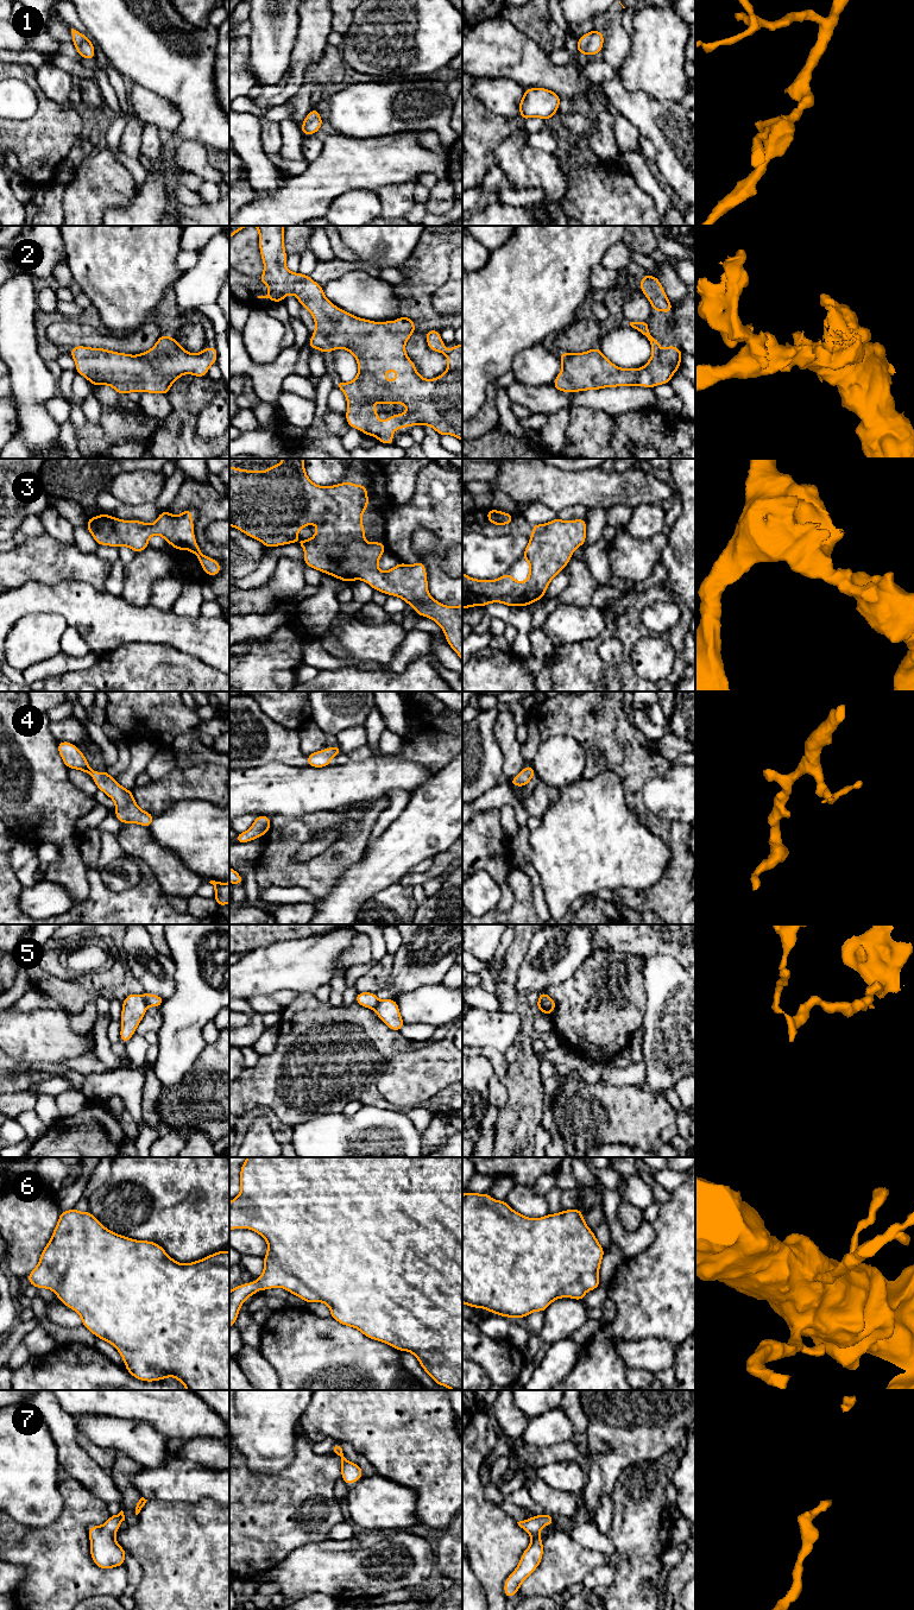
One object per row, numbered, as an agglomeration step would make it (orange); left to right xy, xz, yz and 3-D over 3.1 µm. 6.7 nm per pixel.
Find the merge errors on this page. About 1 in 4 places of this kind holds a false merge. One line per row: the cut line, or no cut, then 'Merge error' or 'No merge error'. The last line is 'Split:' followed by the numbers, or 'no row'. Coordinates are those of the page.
1: No split. No merge error
2: No split. No merge error
3: No split. No merge error
4: No split. No merge error
5: Split along xy (142, 995), (146, 1005). Merge error
6: No split. No merge error
7: No split. No merge error
Split: 5

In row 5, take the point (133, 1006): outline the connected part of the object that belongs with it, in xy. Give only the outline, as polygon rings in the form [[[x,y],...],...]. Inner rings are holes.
[[[130,993],[122,1002],[120,1021],[120,1041],[127,1043],[137,1030],[146,1012],[146,1003],[143,995]]]

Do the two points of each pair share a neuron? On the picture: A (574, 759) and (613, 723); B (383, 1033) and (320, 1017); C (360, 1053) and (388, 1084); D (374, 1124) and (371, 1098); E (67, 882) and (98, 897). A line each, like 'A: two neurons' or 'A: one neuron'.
A: two neurons
B: one neuron
C: two neurons
D: two neurons
E: two neurons

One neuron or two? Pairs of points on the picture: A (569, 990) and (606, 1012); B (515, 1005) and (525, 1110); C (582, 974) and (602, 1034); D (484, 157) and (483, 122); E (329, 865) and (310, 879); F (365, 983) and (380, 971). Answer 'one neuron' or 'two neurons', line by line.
A: one neuron
B: one neuron
C: one neuron
D: one neuron
E: one neuron
F: one neuron

